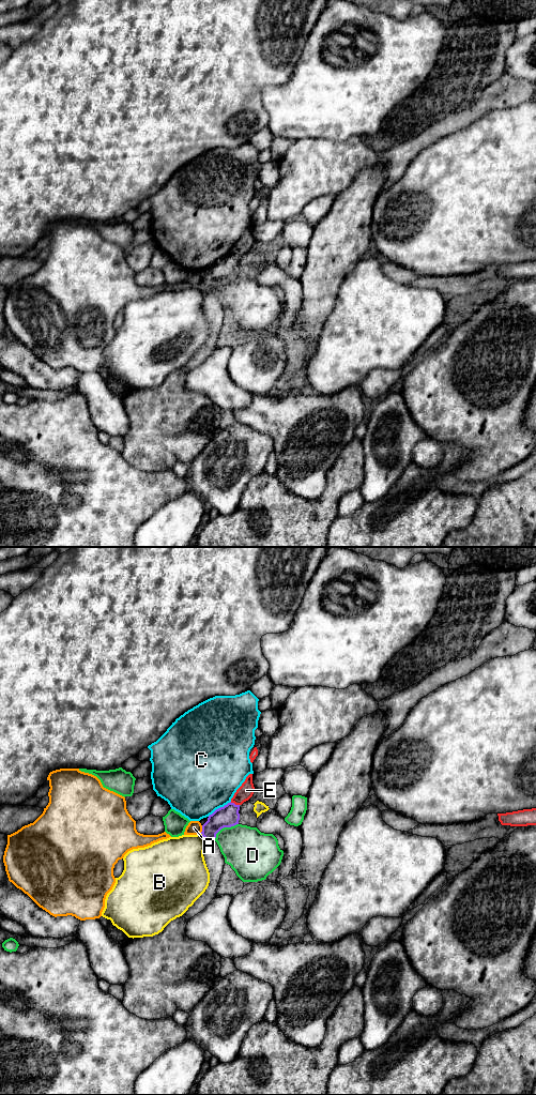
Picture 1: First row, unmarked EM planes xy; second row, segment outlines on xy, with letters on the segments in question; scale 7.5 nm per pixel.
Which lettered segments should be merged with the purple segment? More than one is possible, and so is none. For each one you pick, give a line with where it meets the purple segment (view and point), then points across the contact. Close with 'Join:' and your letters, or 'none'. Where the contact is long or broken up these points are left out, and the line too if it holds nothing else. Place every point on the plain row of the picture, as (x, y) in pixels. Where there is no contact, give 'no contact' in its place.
Join: none

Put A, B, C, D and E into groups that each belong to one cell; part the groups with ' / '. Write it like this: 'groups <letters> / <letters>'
groups A / B / C / D / E

